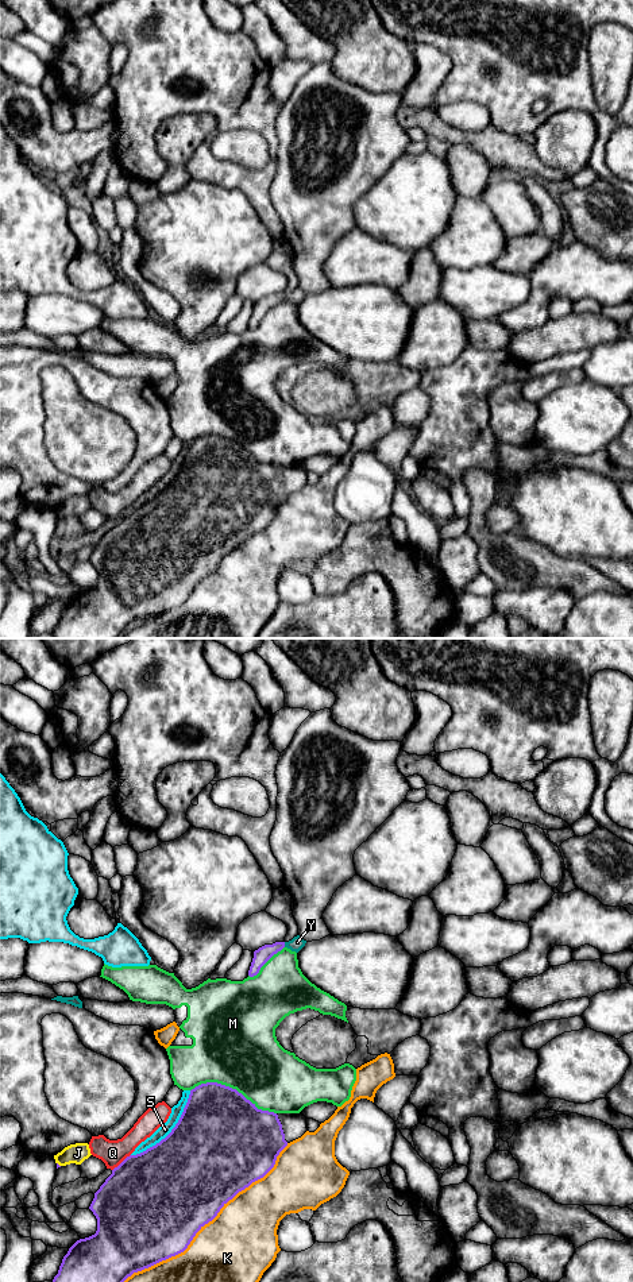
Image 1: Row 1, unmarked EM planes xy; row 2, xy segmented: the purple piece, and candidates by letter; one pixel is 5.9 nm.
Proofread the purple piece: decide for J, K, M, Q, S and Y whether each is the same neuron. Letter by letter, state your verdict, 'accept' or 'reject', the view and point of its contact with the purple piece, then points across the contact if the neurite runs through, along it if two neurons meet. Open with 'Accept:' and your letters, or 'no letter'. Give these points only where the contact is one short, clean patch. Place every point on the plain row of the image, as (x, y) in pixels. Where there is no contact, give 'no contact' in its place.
Accept: no letter
J: reject | xy (58, 517)
K: reject | xy (205, 575)
M: reject | xy (234, 441)
Q: reject | xy (122, 514)
S: reject | xy (172, 483)
Y: reject | xy (284, 297) | along xy (284, 294), (285, 298)

